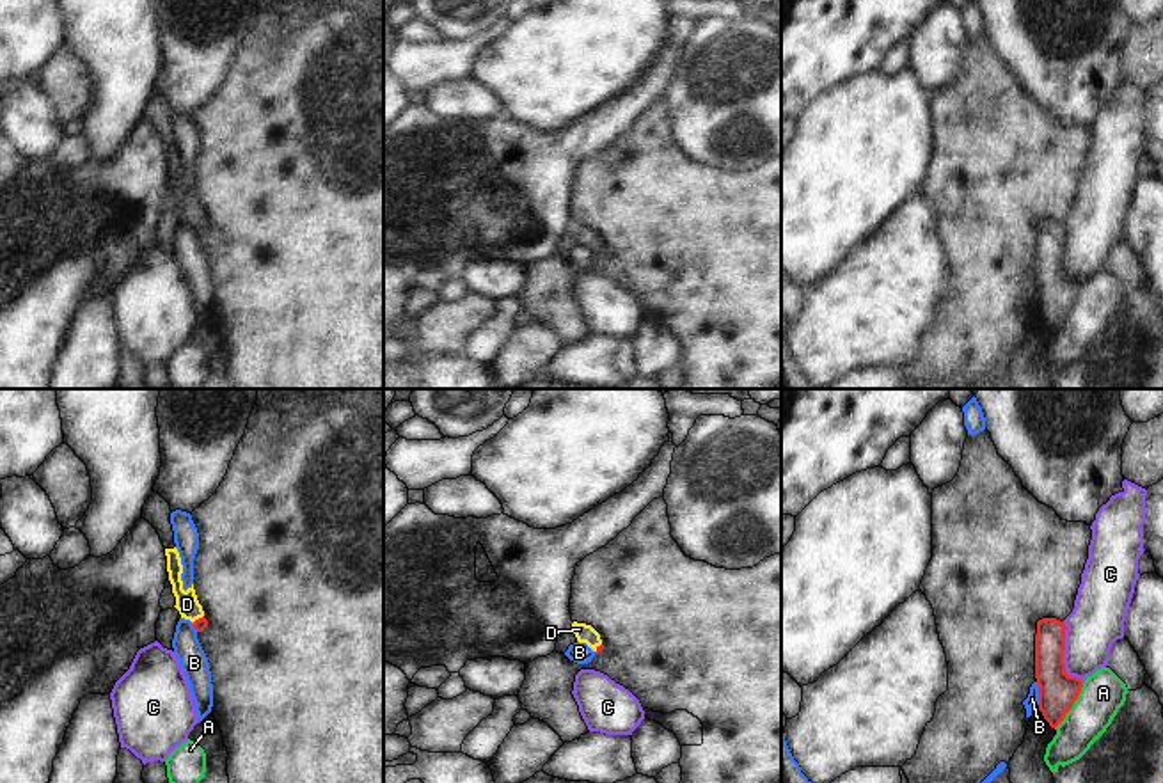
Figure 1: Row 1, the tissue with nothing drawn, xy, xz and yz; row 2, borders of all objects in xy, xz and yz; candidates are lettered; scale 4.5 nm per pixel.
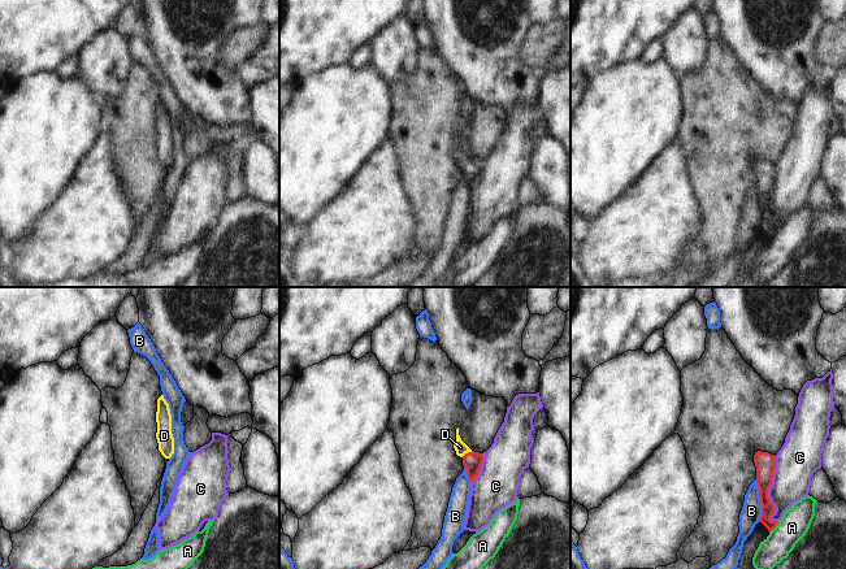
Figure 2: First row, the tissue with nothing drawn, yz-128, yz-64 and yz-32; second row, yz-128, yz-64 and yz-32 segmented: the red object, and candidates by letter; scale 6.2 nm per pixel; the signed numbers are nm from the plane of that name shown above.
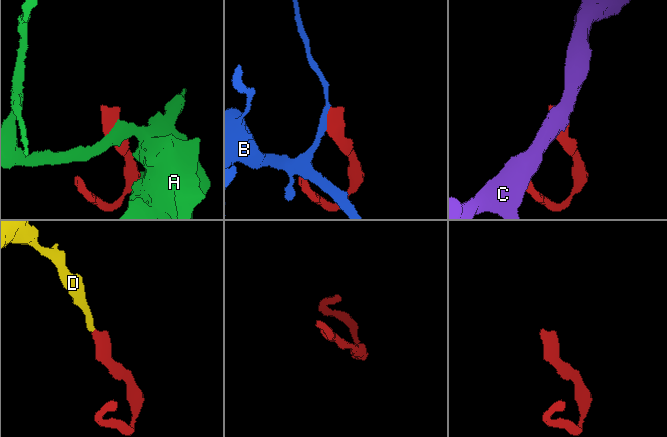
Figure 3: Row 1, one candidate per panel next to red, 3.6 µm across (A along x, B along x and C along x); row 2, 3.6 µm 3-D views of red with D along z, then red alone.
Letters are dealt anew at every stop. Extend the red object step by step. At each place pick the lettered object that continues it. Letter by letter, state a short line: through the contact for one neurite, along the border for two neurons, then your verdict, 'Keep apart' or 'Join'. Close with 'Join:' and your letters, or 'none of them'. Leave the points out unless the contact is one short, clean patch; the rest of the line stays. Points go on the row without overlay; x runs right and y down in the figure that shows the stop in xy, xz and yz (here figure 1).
A: Line: yz (1083, 284), (1073, 309), (1055, 331). Keep apart
B: Line: yz (1036, 284), (1039, 306). Keep apart
C: Keep apart
D: Line: xy (201, 226), (199, 221), (187, 206). Join
Join: D

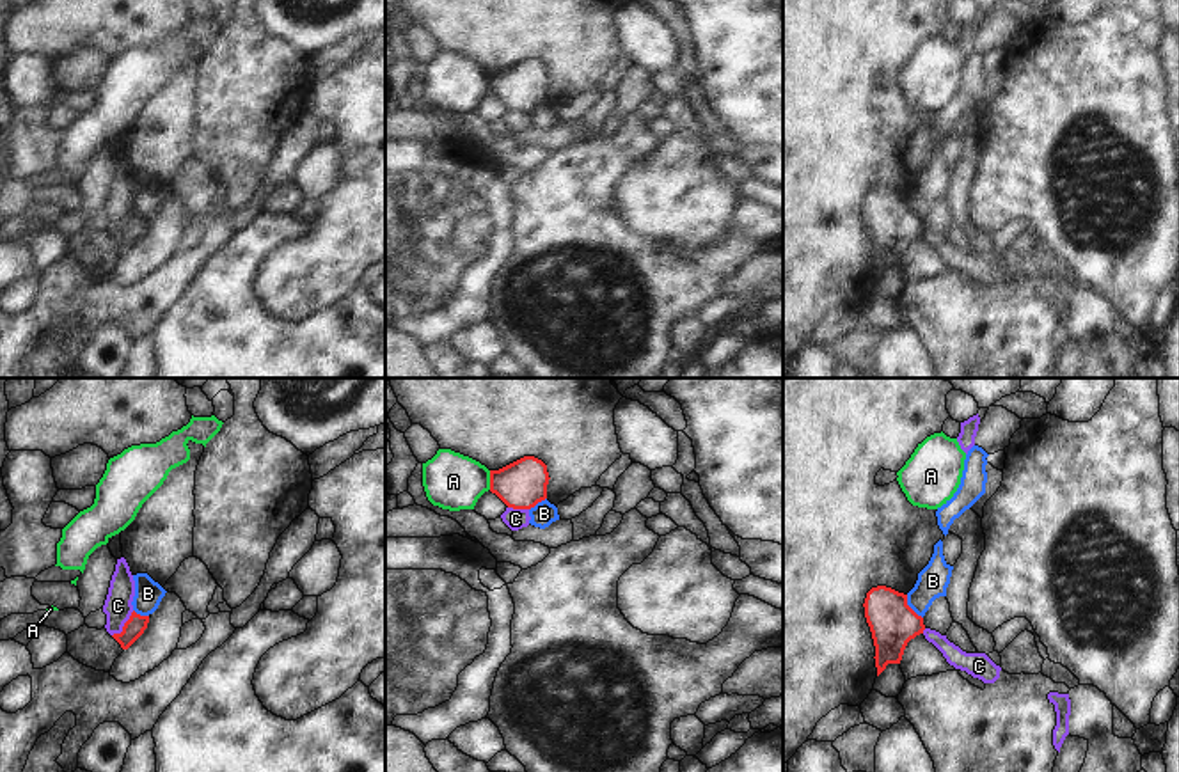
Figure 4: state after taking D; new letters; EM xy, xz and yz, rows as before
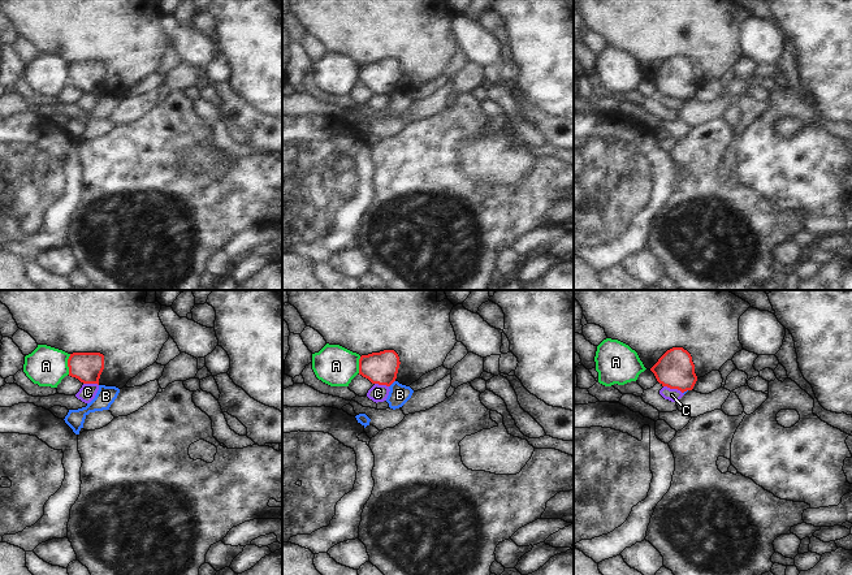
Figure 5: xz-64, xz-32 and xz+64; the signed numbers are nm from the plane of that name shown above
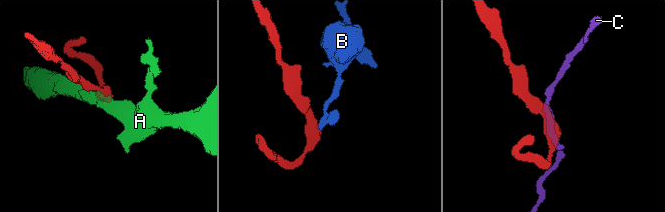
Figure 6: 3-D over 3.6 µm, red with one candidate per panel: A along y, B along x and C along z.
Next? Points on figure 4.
A: Line: xz (489, 73), (490, 91). Keep apart
B: Line: yz (906, 197), (906, 204), (922, 220). Keep apart
C: Line: xy (134, 213), (123, 231), (112, 238). Keep apart
Join: none of them

